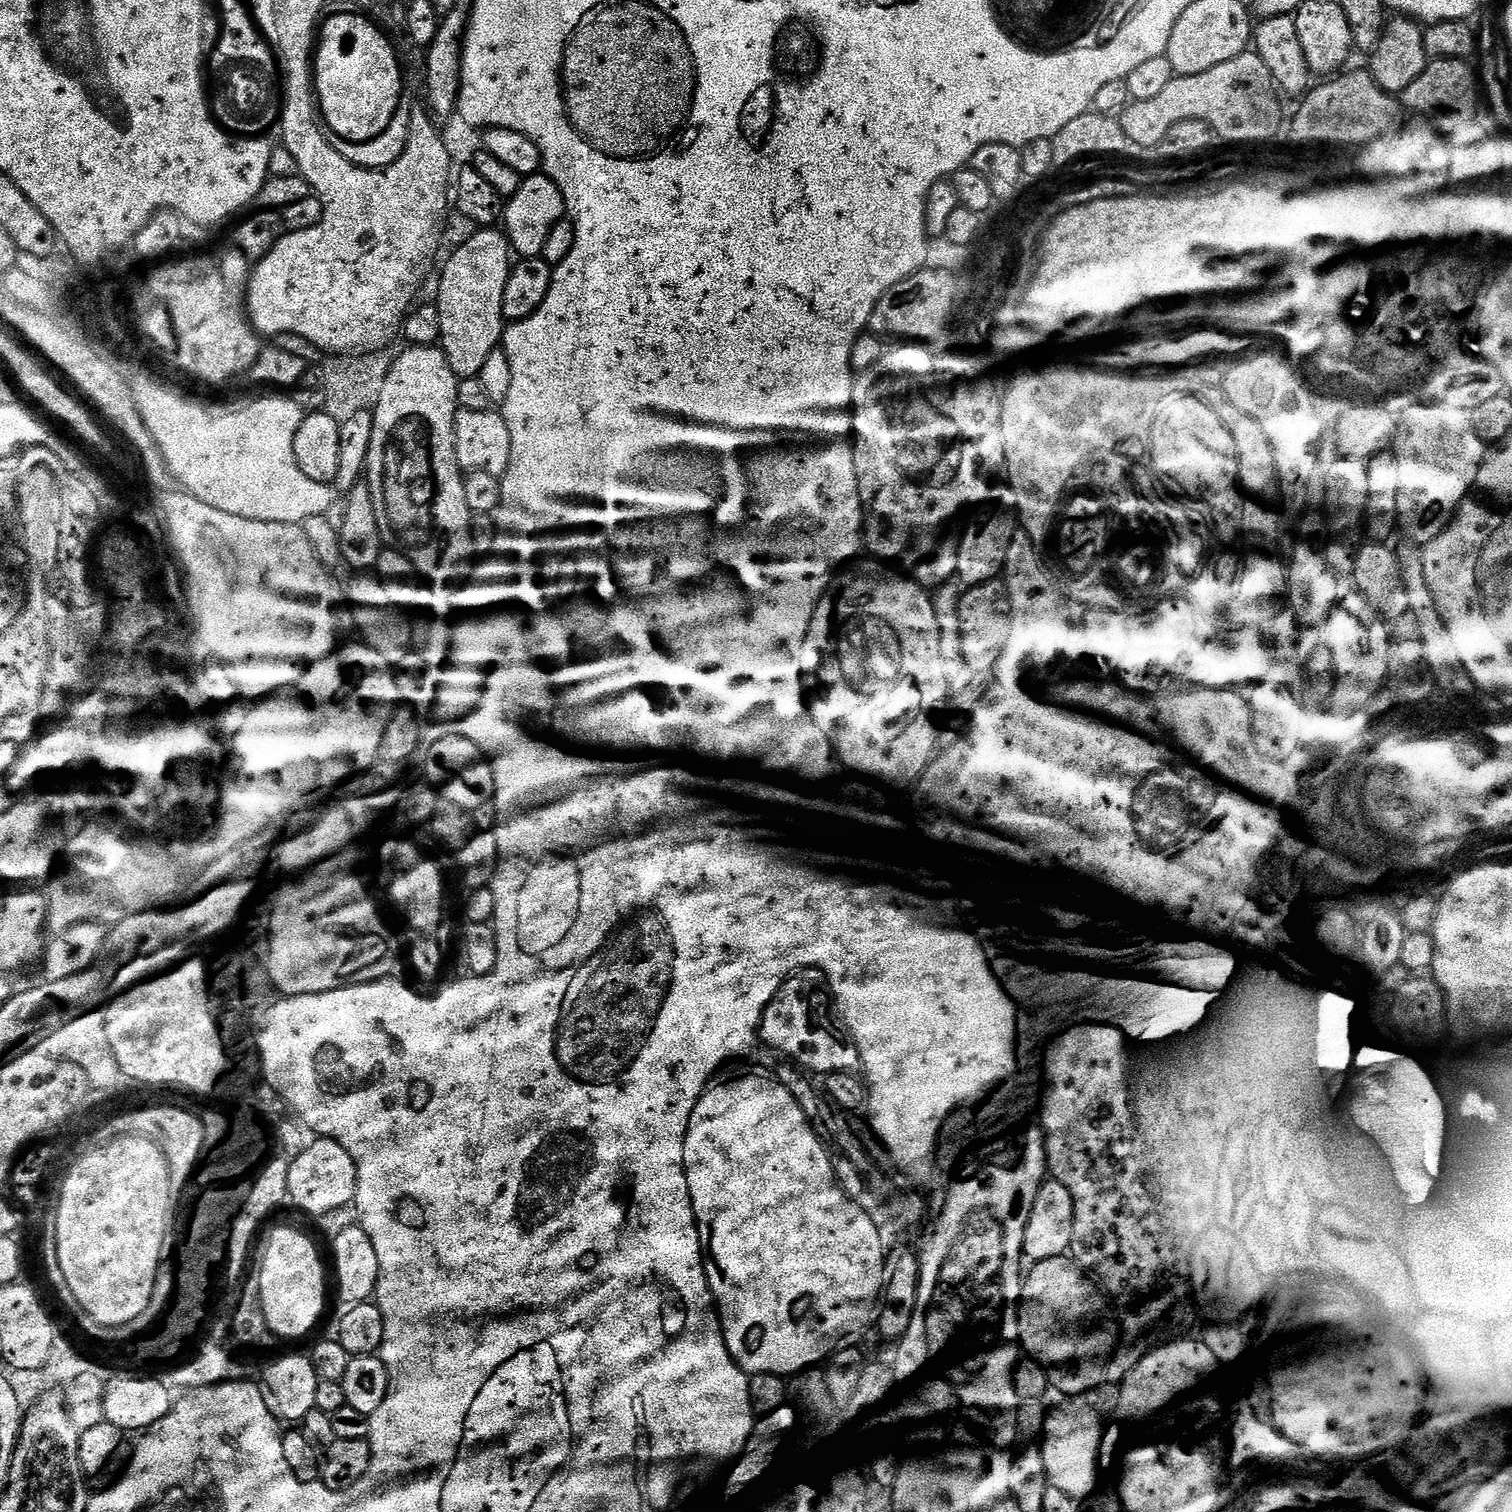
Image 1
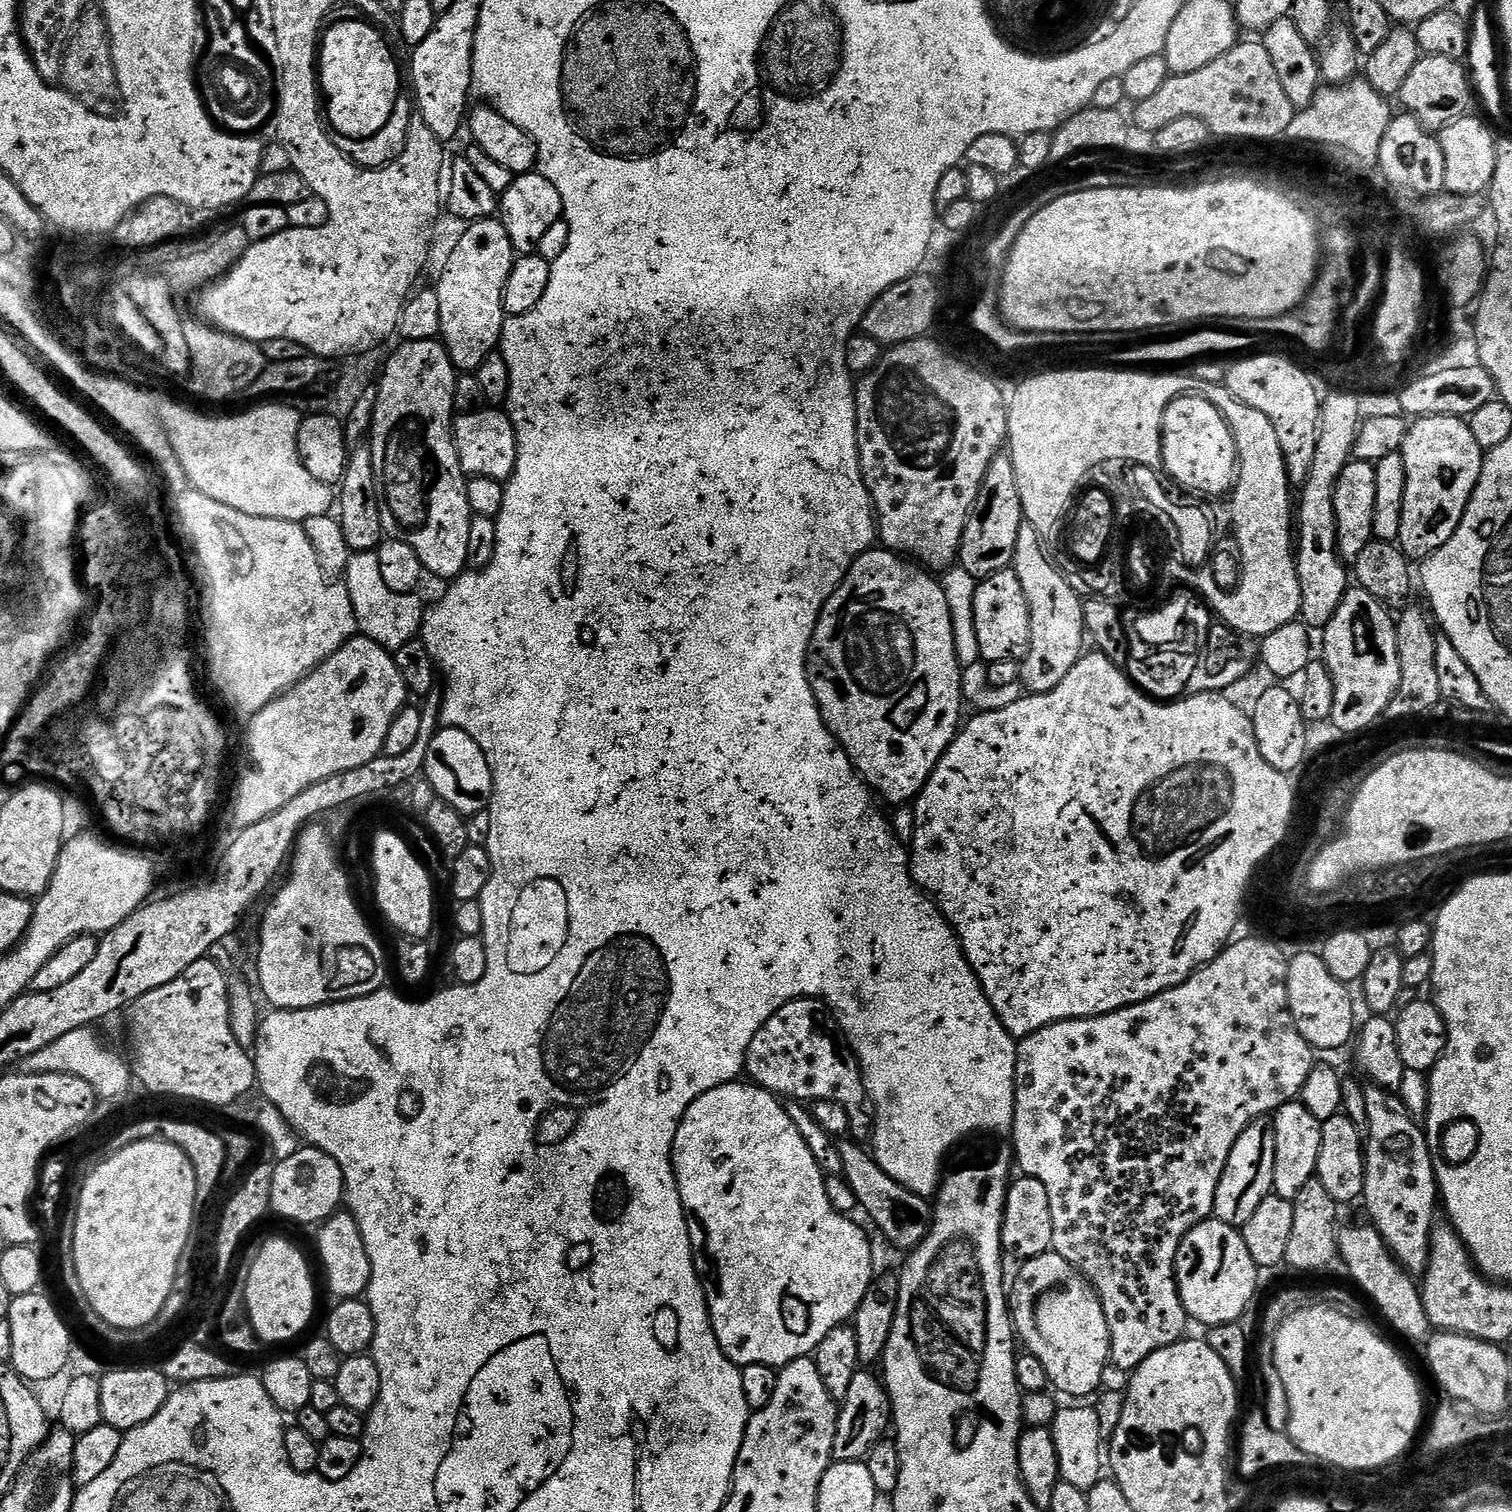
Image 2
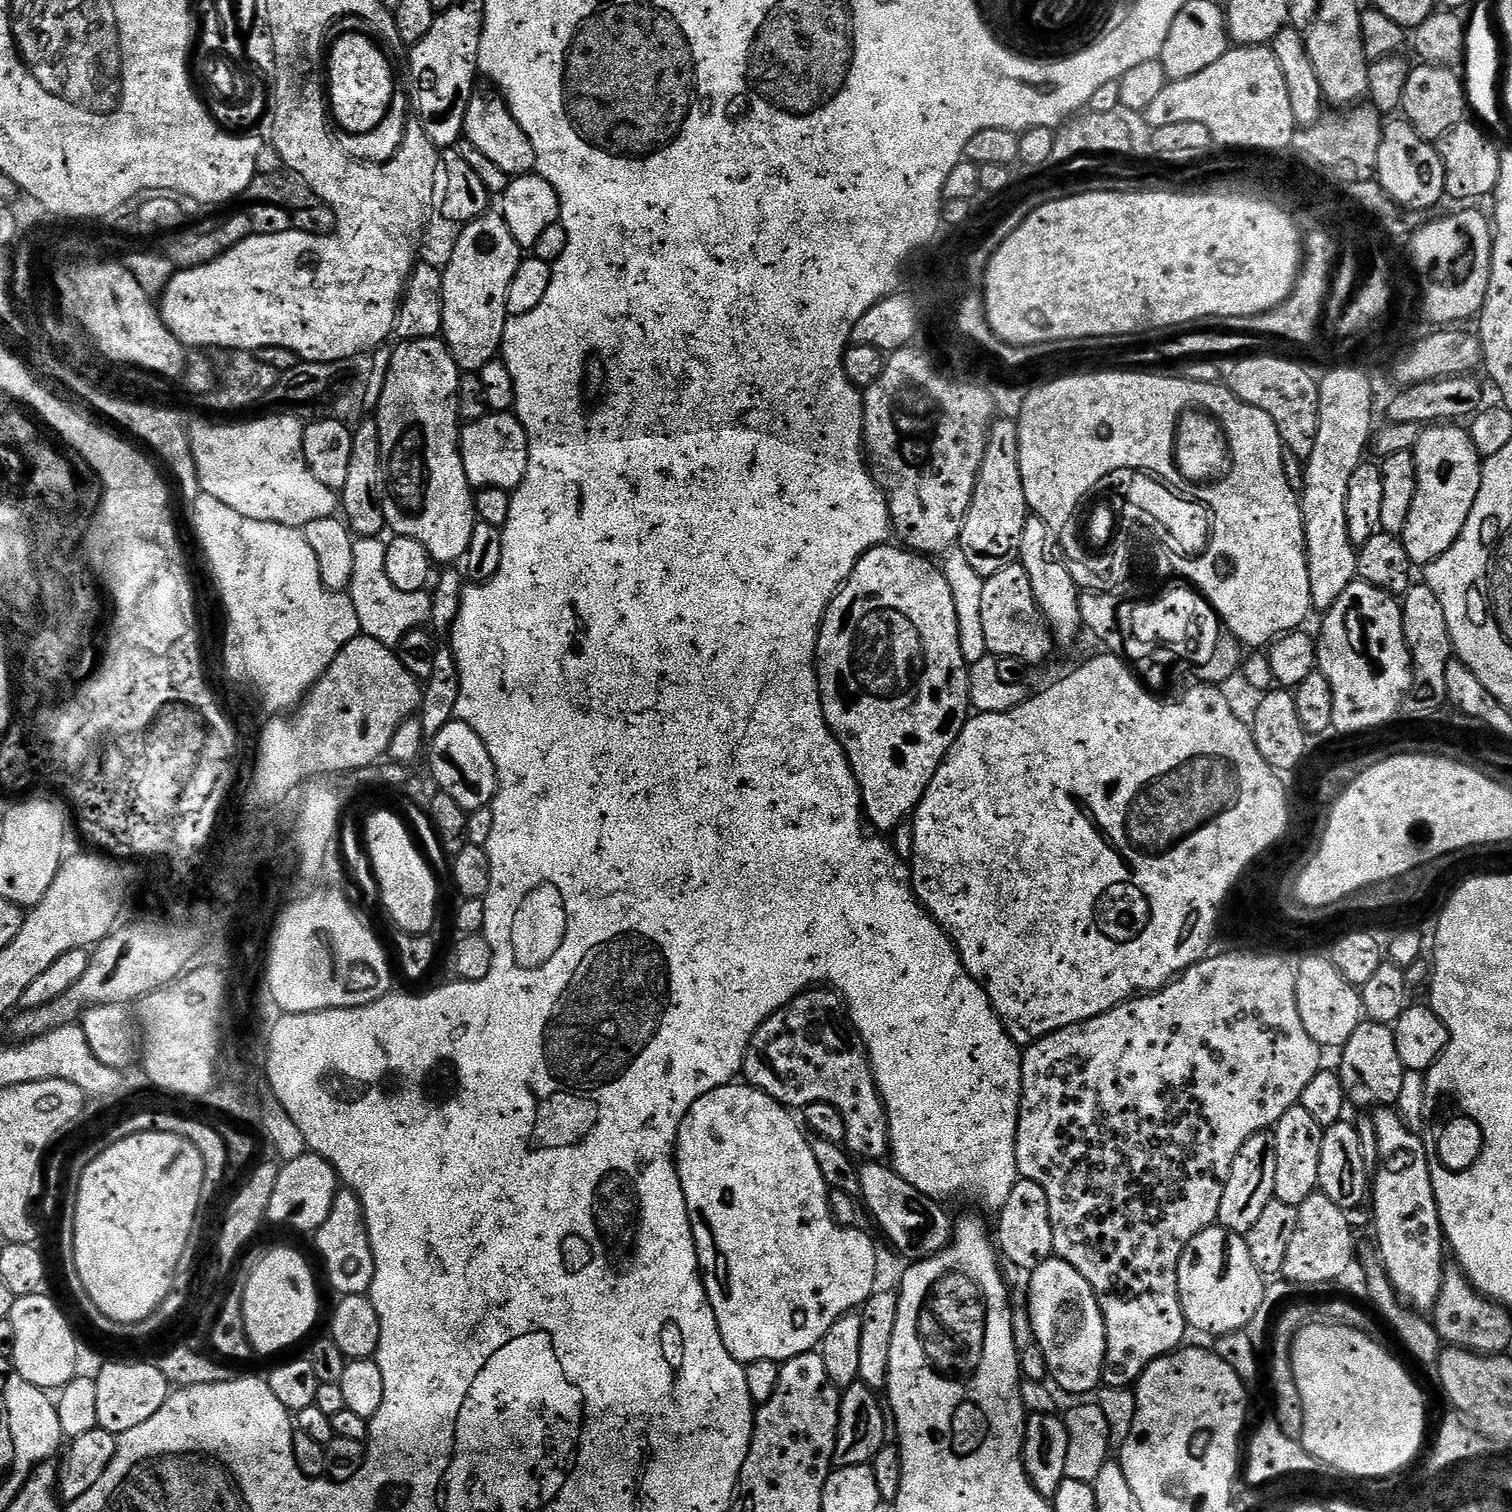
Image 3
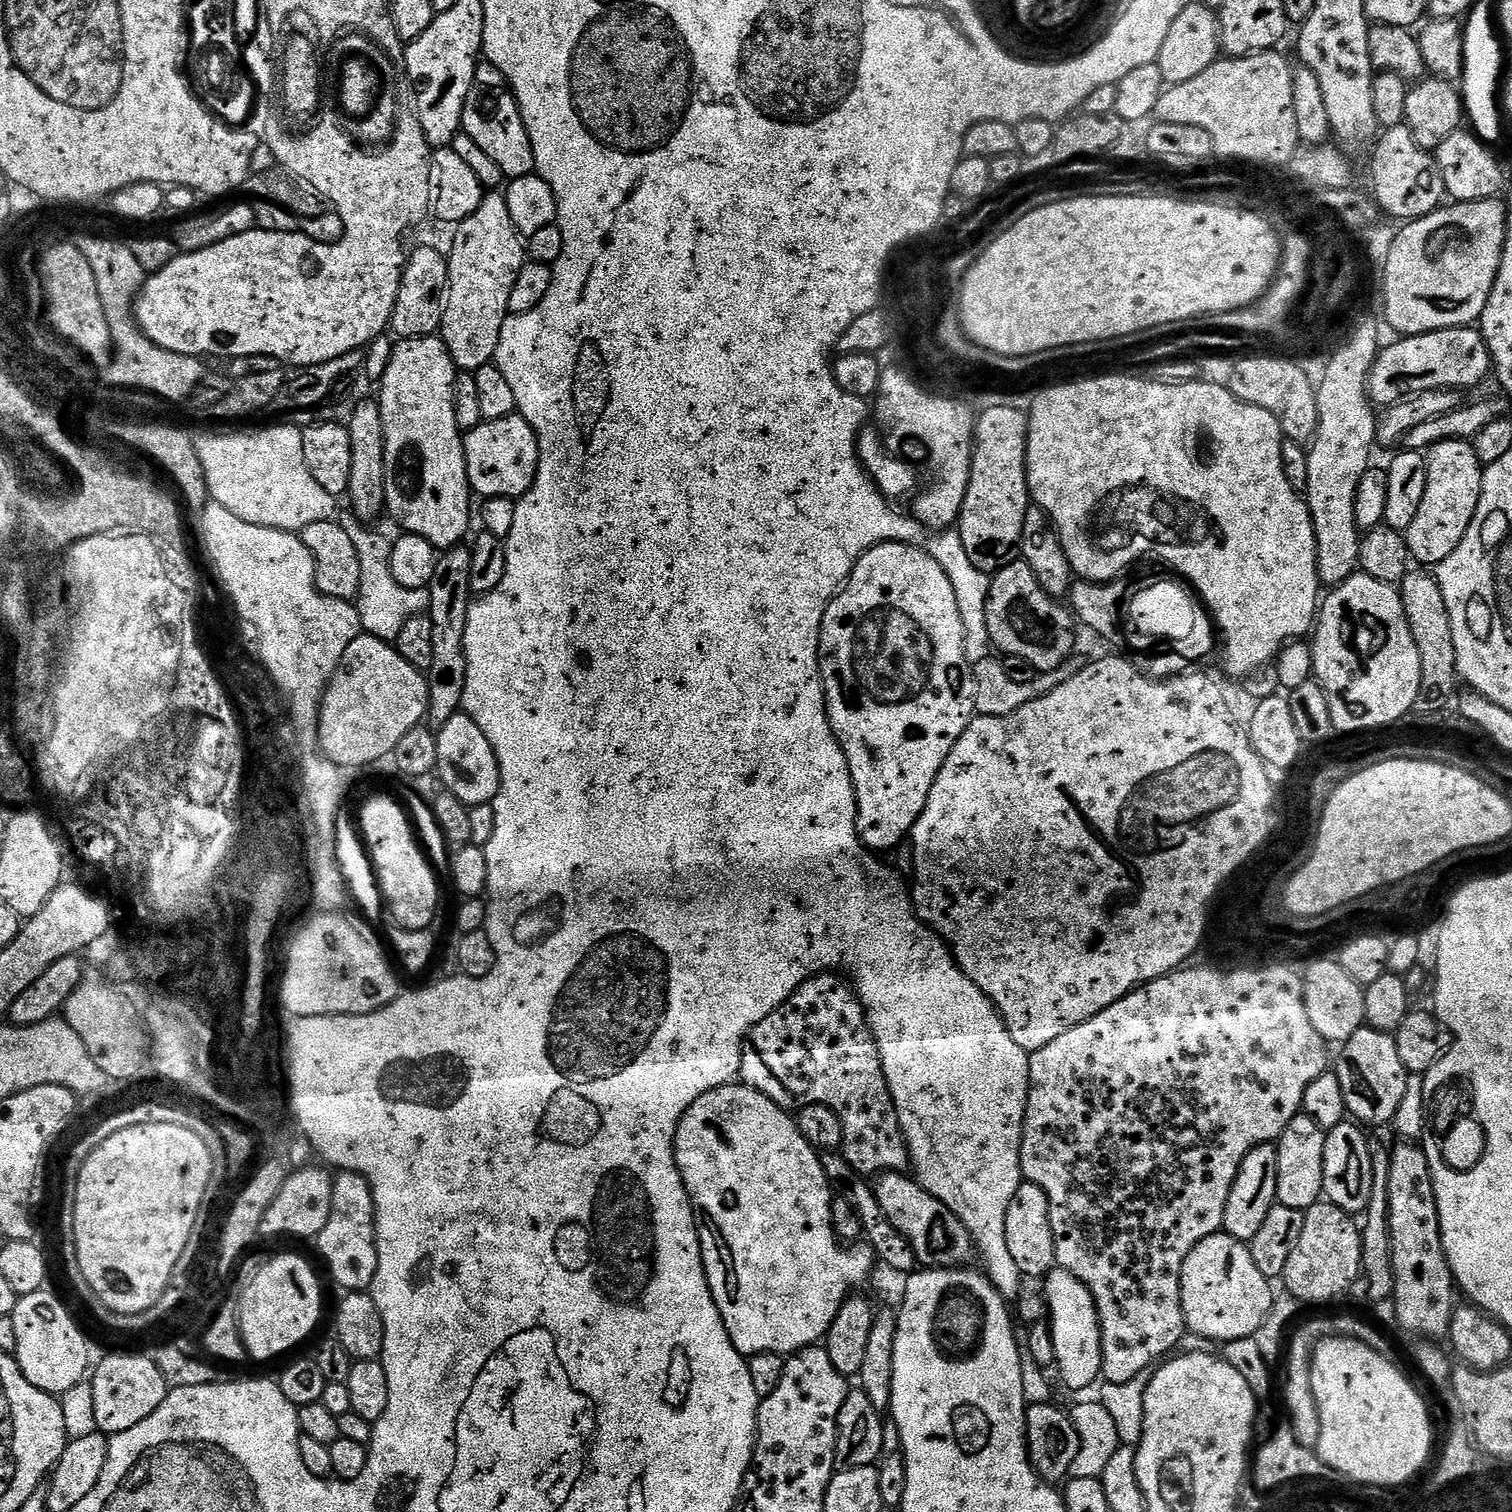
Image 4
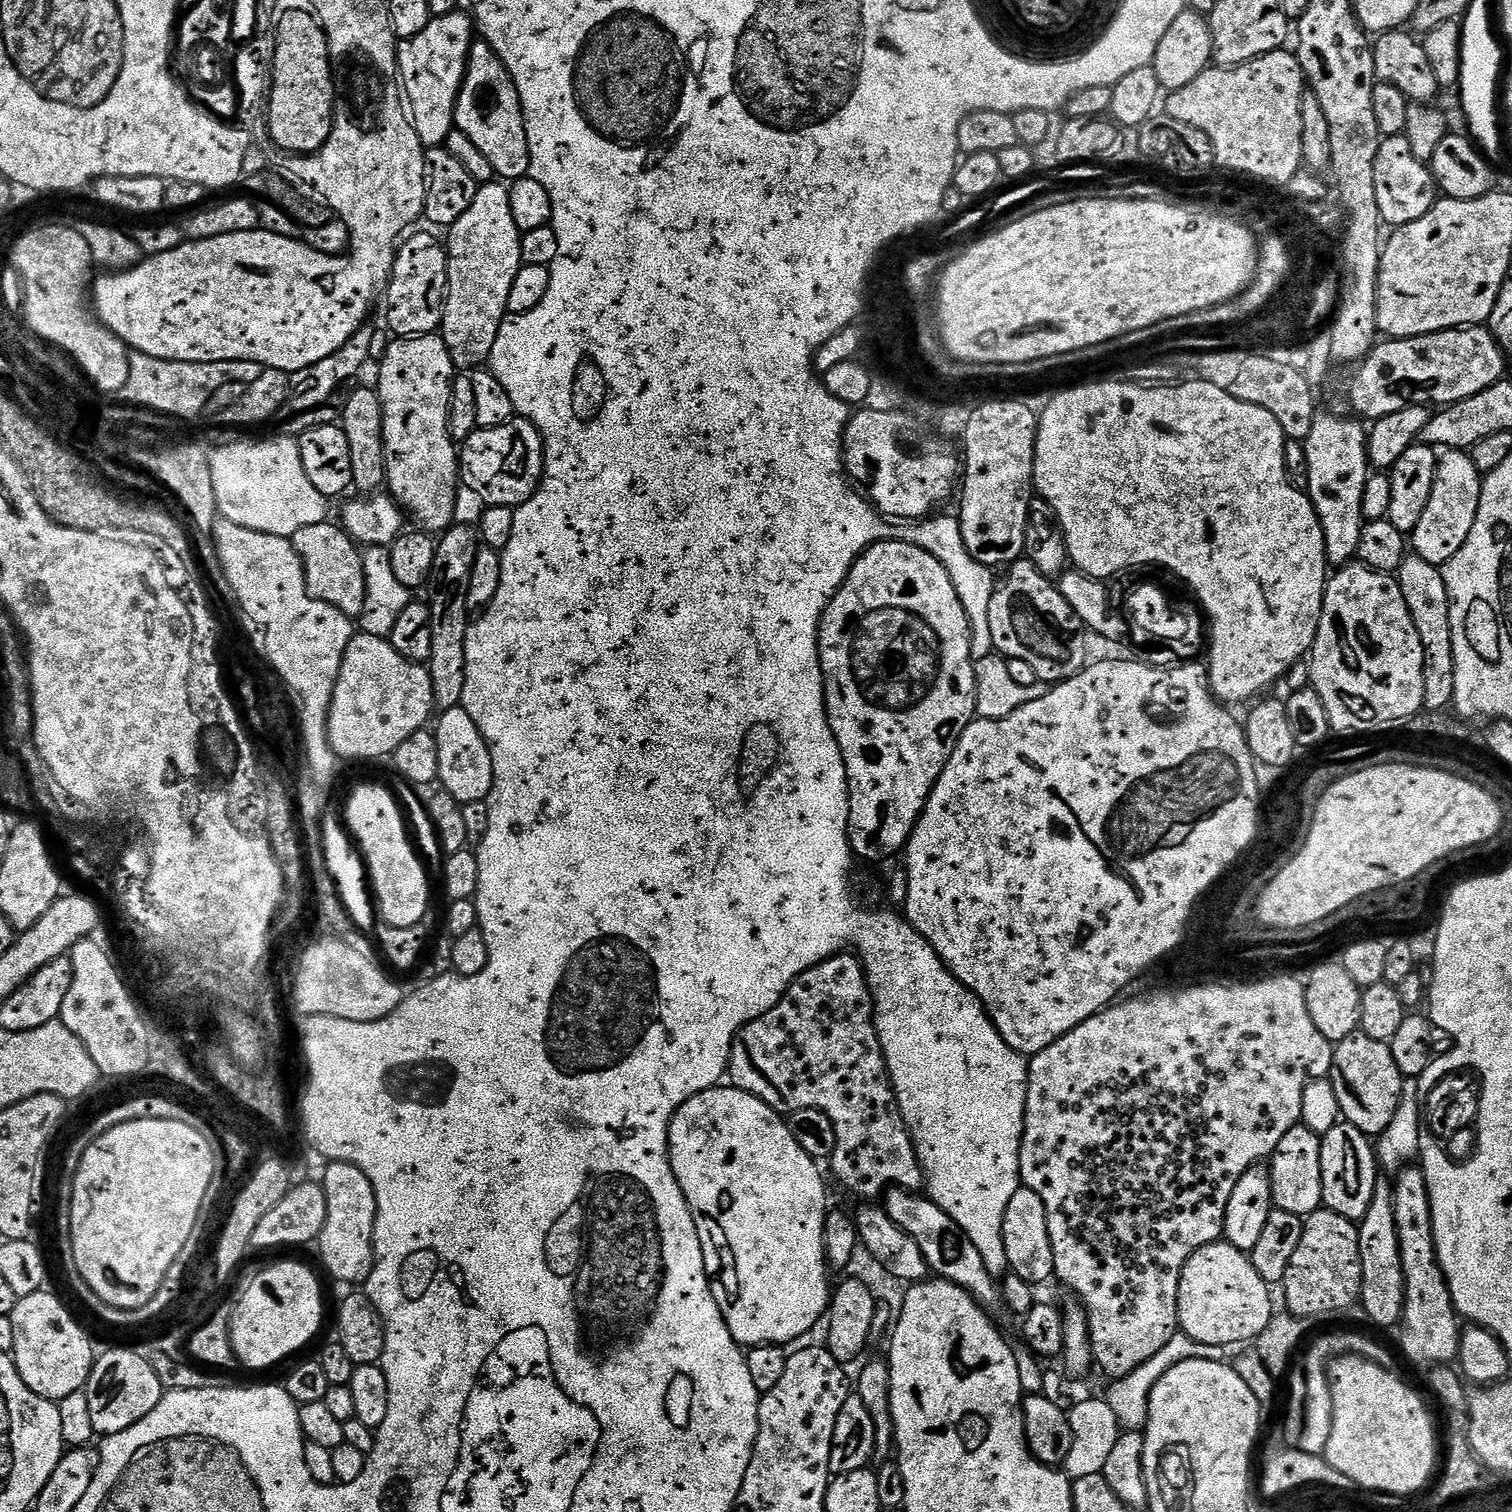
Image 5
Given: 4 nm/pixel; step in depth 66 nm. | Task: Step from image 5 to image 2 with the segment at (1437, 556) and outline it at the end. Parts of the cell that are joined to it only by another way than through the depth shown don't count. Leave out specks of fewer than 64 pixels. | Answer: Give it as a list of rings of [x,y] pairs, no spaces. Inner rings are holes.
[[[1421,416],[1409,427],[1399,453],[1406,466],[1406,498],[1402,498],[1402,526],[1398,543],[1409,561],[1422,562],[1434,554],[1434,550],[1451,544],[1454,530],[1460,528],[1462,514],[1466,514],[1466,506],[1478,486],[1486,452],[1478,446],[1474,434],[1470,434],[1467,419],[1458,416]]]

